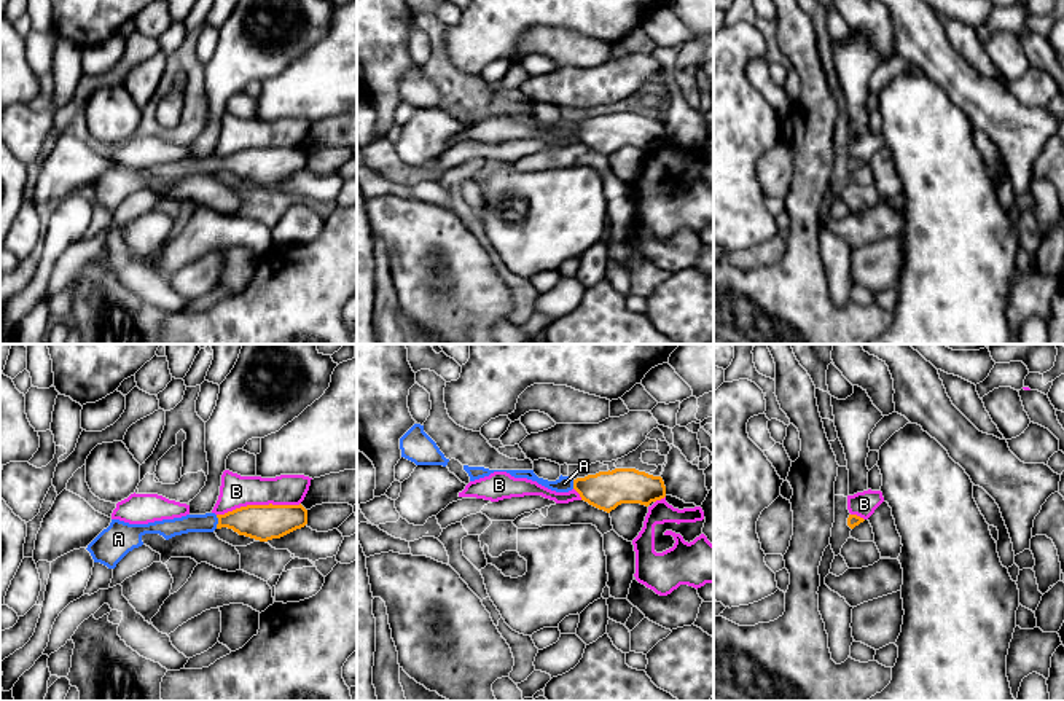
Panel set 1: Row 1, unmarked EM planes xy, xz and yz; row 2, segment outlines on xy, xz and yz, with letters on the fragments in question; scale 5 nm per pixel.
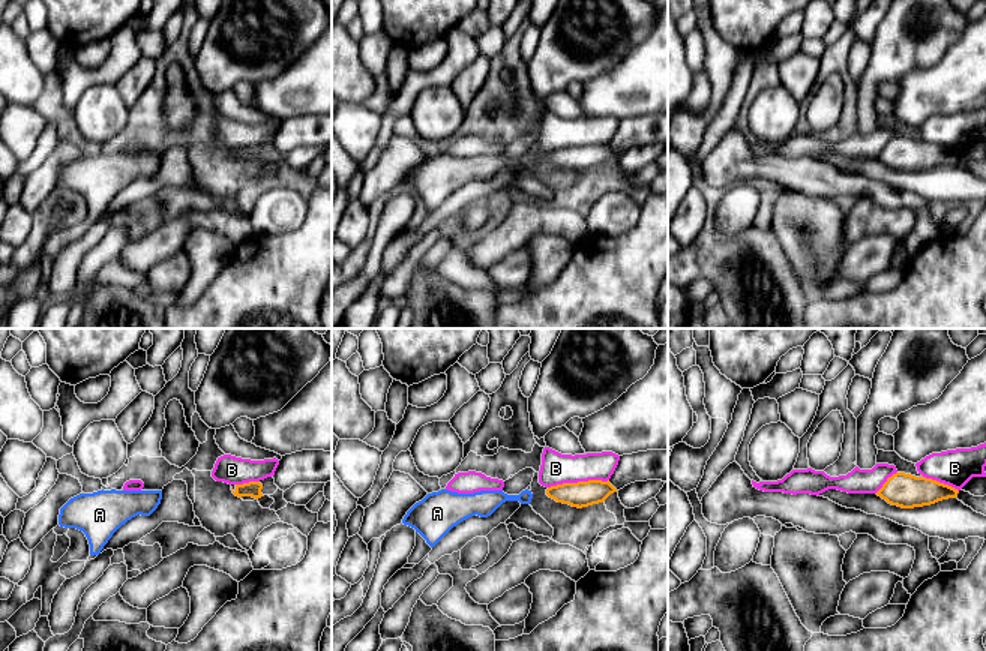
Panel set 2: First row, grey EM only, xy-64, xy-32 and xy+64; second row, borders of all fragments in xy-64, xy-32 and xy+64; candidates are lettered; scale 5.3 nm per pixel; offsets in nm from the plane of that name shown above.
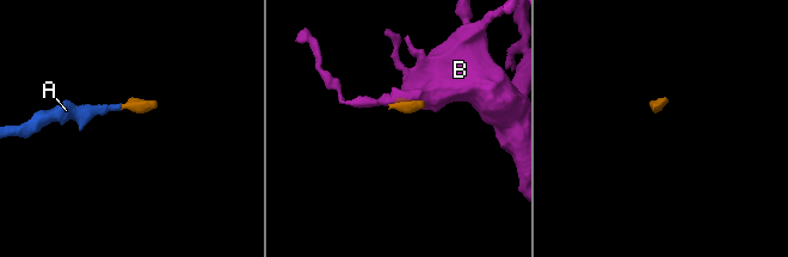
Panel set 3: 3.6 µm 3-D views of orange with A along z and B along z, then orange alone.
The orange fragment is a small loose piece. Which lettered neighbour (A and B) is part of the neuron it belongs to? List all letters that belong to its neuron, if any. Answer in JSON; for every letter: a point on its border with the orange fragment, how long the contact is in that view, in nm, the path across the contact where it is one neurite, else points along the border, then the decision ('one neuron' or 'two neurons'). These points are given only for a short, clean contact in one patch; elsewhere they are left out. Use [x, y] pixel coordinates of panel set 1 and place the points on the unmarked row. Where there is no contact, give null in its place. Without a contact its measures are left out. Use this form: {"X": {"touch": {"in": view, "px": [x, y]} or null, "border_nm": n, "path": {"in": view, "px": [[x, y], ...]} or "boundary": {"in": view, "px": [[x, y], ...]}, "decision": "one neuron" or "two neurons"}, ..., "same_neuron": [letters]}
{"A": {"touch": {"in": "xy", "px": [219, 164]}, "border_nm": 70, "path": {"in": "xy", "px": [[263, 166], [219, 164], [191, 166]]}, "decision": "one neuron"}, "B": {"touch": {"in": "xy", "px": [258, 148]}, "border_nm": 420, "boundary": {"in": "xy", "px": [[300, 145], [247, 147], [217, 158]]}, "decision": "two neurons"}, "same_neuron": ["A"]}

